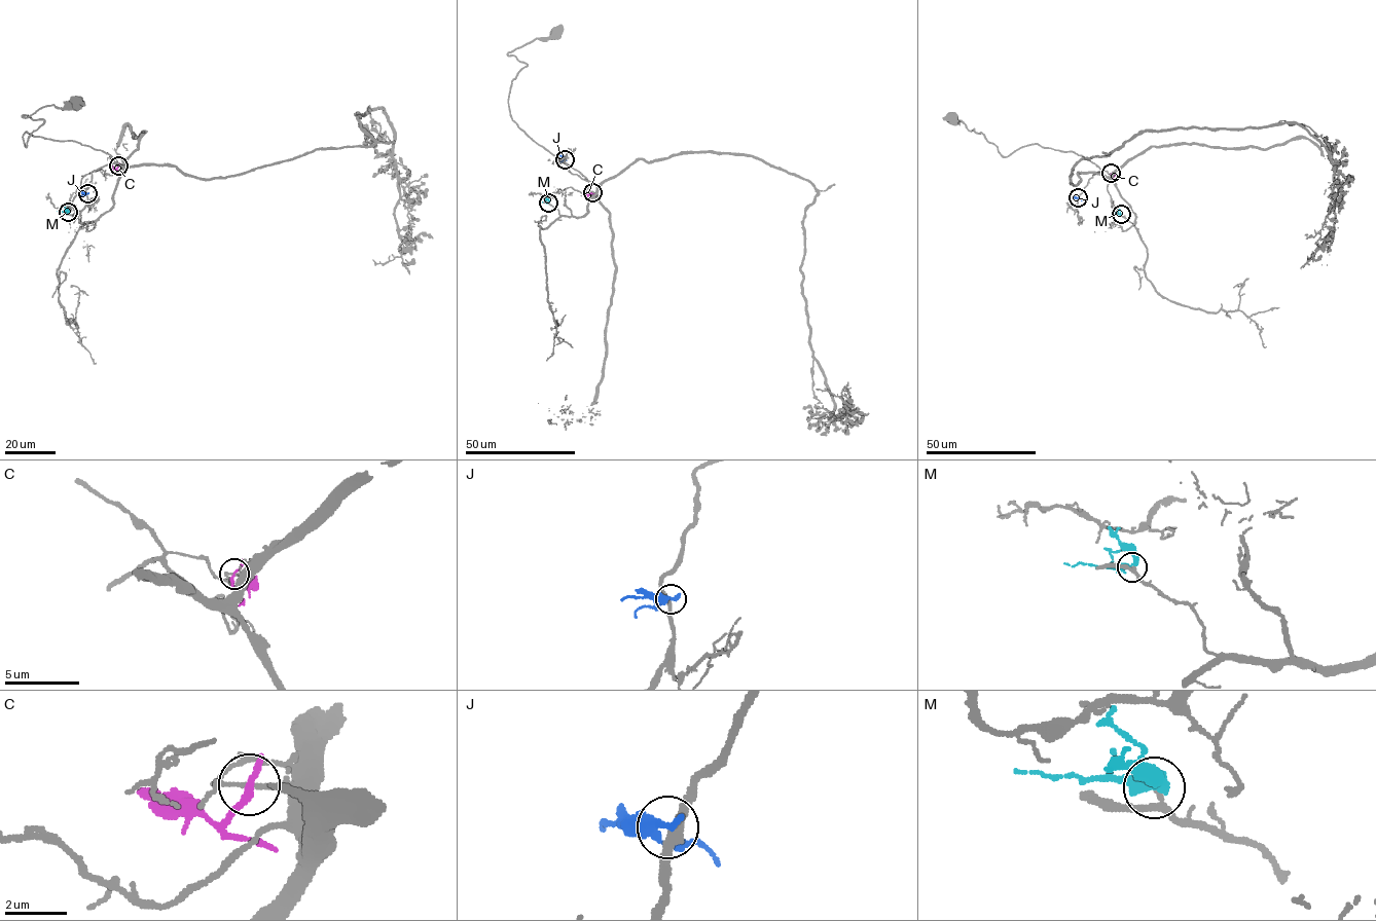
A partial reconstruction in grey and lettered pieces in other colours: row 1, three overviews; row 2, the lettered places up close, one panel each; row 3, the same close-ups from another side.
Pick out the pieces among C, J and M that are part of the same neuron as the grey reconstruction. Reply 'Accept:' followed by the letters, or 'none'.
Accept: none

